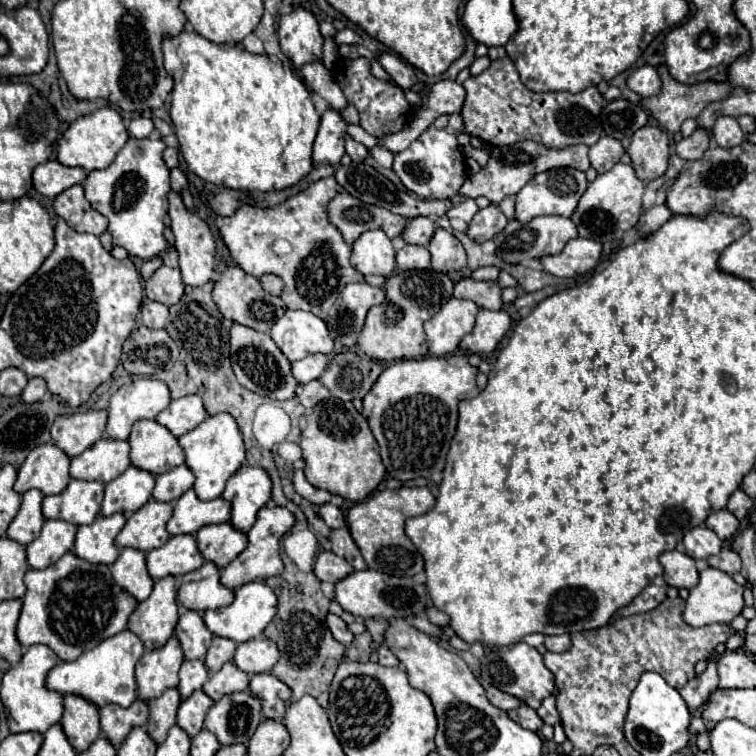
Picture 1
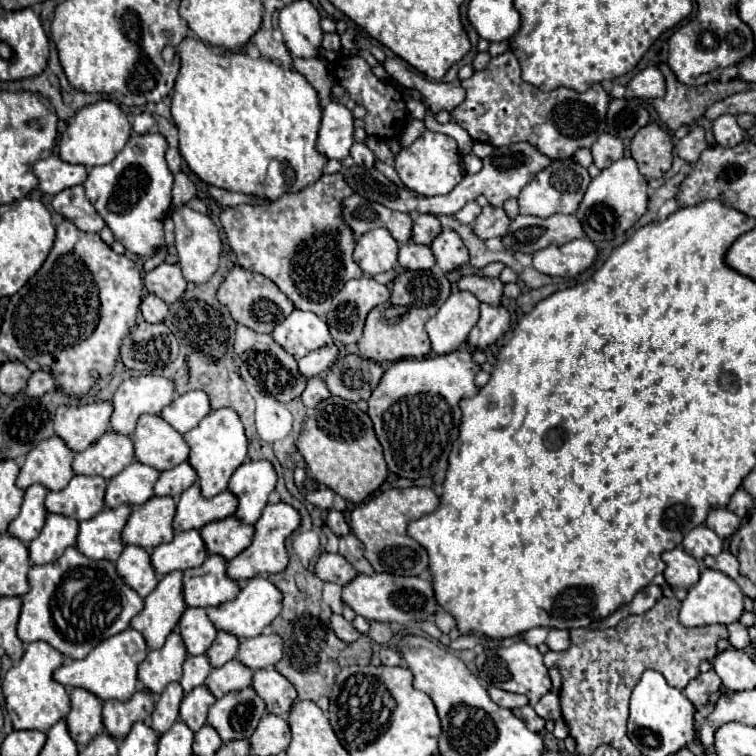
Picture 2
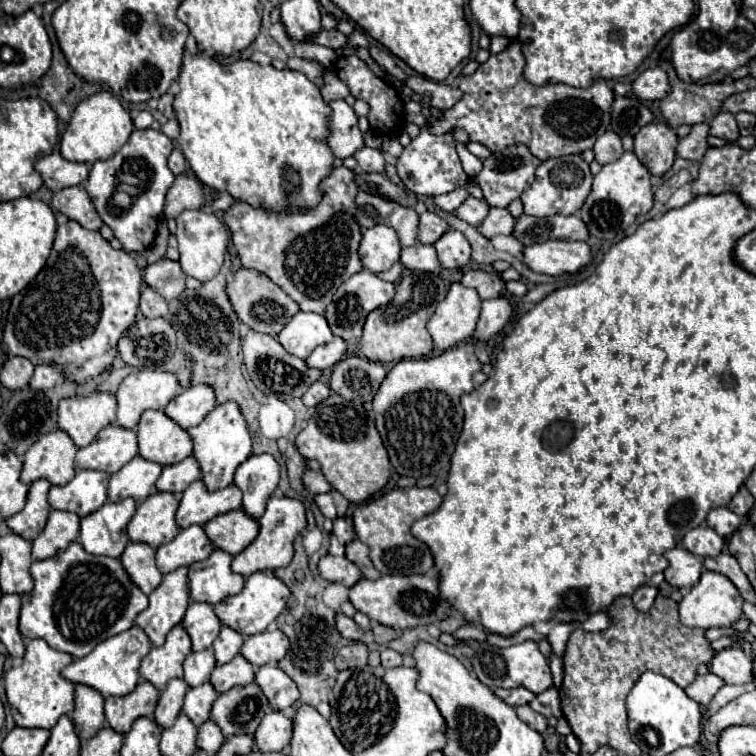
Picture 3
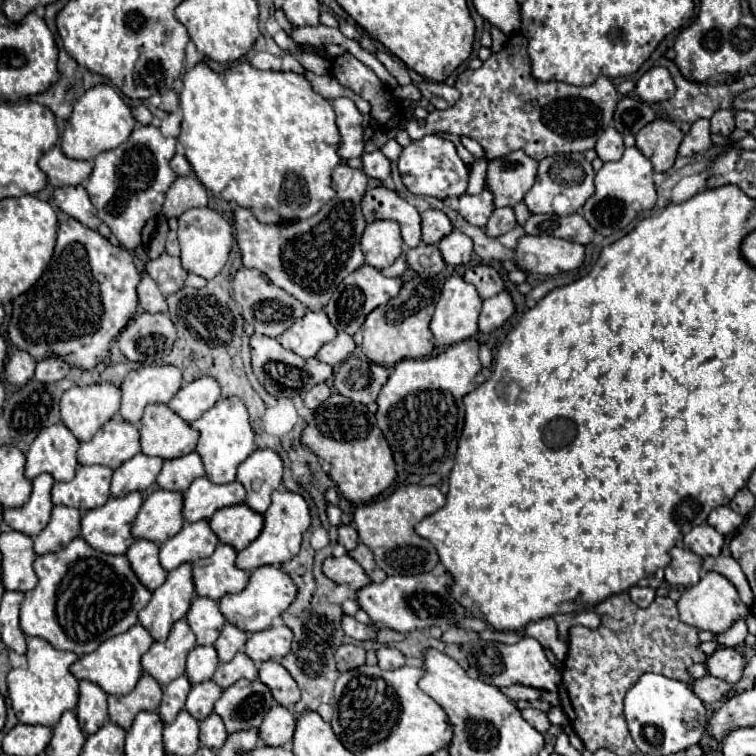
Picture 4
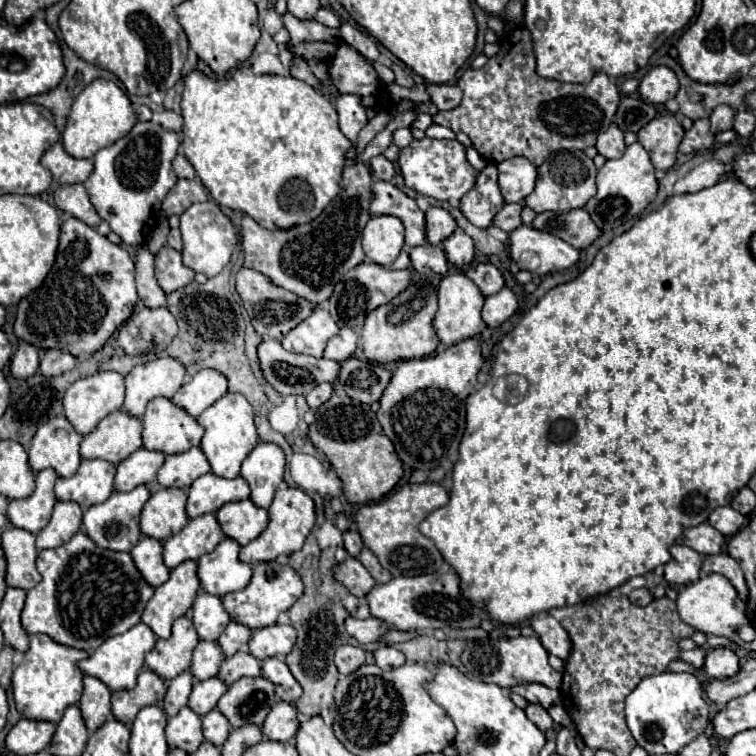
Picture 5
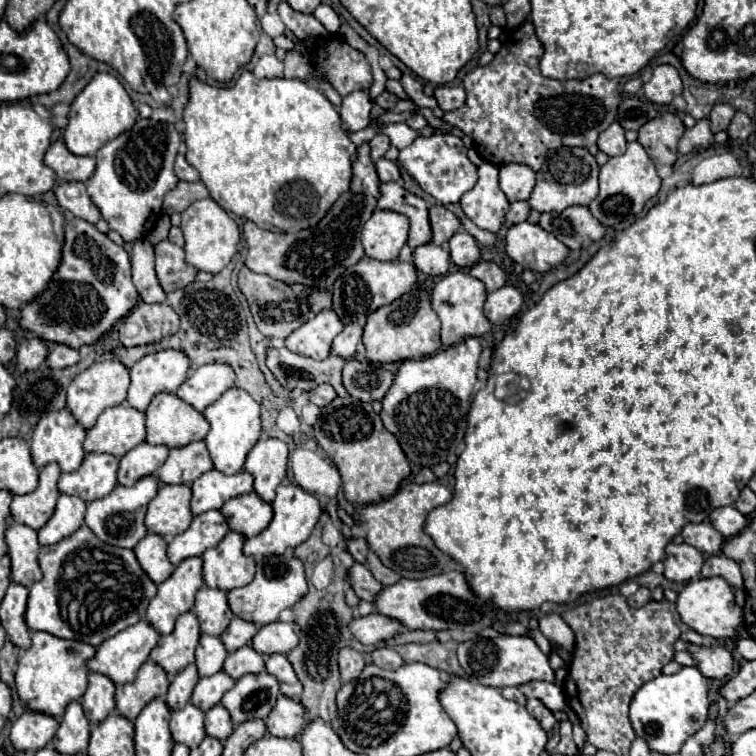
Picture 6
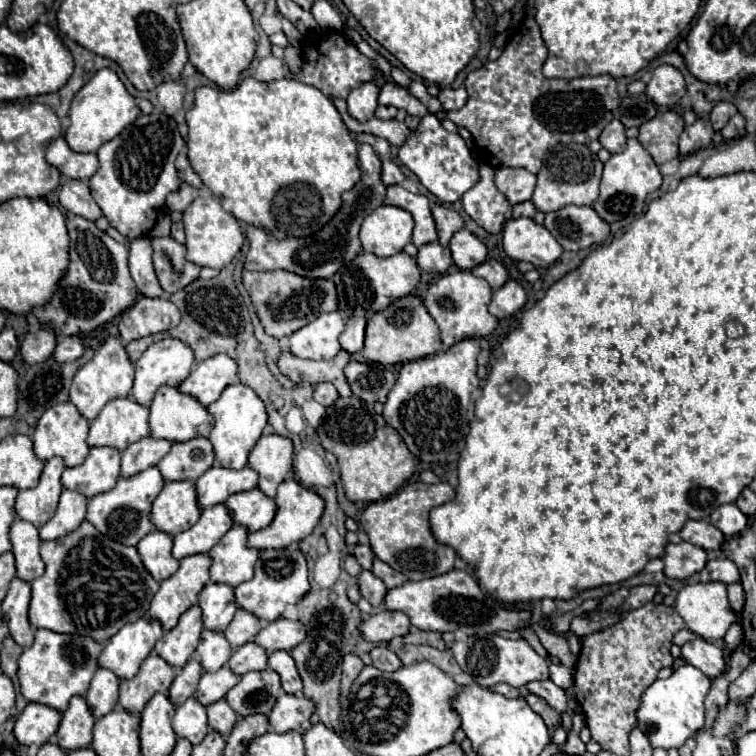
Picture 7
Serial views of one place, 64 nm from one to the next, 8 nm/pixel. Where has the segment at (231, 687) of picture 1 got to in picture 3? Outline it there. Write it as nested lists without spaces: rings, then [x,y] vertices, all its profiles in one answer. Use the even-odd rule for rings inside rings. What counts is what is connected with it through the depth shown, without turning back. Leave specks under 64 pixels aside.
[[[238,654],[228,664],[216,666],[210,674],[210,682],[218,694],[224,694],[234,686],[246,686],[254,682],[254,668]]]

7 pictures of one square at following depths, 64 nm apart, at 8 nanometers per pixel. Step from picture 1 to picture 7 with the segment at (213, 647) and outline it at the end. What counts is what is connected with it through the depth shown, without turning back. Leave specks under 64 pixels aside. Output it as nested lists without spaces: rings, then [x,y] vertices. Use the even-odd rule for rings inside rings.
[[[238,610],[230,626],[224,630],[224,636],[232,648],[238,648],[246,642],[252,642],[254,636],[260,632],[260,628],[262,626],[260,626],[260,620],[256,620],[256,616],[252,616],[250,612]]]

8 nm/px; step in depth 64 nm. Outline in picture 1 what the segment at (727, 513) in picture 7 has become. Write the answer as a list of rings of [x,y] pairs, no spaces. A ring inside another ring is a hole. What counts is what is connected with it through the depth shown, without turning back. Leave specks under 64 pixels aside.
[[[720,510],[720,512],[712,512],[706,520],[706,526],[710,530],[714,530],[718,534],[718,538],[726,540],[732,538],[740,526],[740,522],[736,520],[736,516],[732,516],[728,510]]]

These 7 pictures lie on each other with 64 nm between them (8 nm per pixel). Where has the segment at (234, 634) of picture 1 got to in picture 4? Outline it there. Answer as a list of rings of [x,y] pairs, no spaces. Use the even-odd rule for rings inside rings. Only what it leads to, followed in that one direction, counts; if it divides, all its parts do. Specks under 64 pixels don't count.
[[[262,566],[250,572],[248,584],[240,594],[228,594],[218,602],[220,612],[224,614],[226,622],[244,630],[244,632],[260,632],[266,630],[276,616],[280,616],[296,598],[296,586],[292,584],[290,576],[286,576],[280,566]]]

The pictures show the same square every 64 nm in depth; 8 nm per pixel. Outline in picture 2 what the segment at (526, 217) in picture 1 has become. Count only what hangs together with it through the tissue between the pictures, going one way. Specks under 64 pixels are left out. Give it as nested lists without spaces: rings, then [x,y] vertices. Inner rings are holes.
[[[562,158],[554,164],[550,164],[548,168],[544,168],[542,172],[538,172],[534,176],[534,180],[522,188],[522,192],[518,196],[520,214],[540,216],[540,218],[546,218],[552,214],[574,214],[580,206],[580,200],[582,200],[588,184],[590,184],[588,170],[568,158]]]

